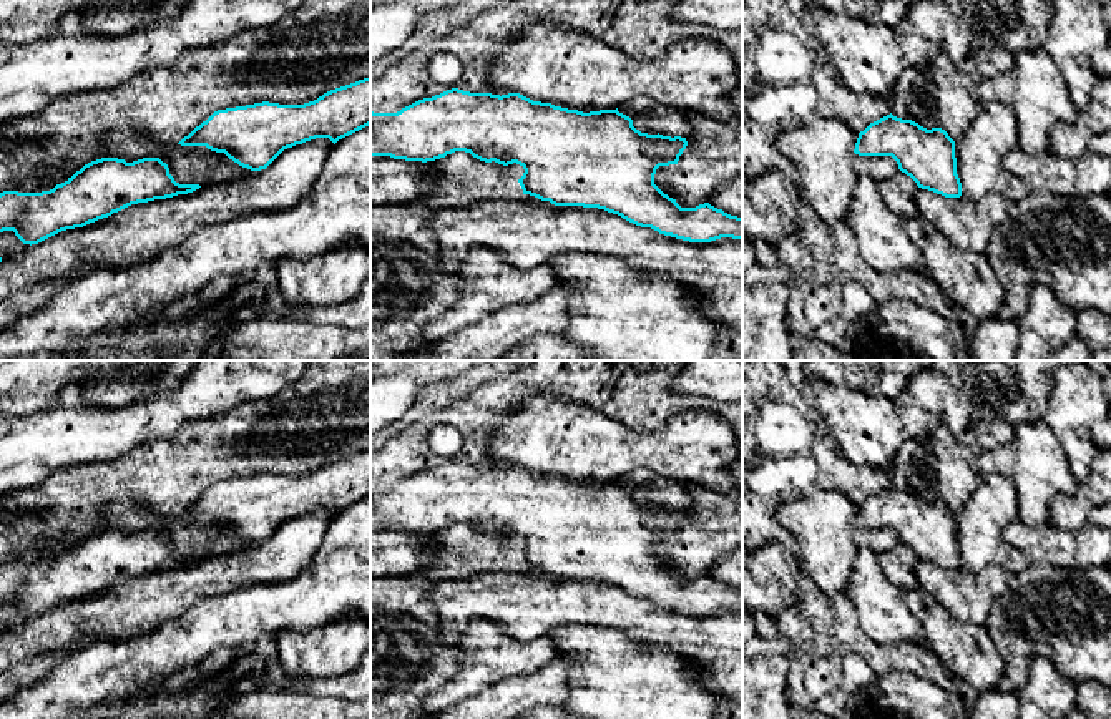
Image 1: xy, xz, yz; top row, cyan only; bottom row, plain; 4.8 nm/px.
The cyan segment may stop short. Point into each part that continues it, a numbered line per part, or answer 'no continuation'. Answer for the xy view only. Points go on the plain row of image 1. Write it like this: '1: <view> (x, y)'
no continuation

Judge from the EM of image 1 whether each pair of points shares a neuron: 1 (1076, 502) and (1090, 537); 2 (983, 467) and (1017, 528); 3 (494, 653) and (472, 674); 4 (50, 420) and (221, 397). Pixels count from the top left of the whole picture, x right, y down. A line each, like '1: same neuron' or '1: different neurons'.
1: different neurons
2: different neurons
3: same neuron
4: same neuron

